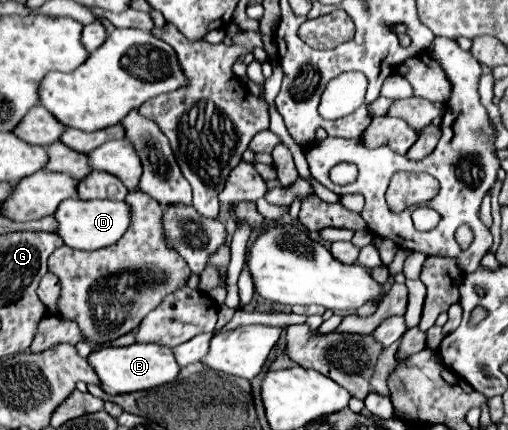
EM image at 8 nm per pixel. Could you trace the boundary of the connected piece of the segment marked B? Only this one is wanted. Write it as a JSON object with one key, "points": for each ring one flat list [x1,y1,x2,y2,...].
{"points":[[132,344,126,348,104,348,100,352,90,354,88,362,96,370,102,382,100,384,102,390,112,396,162,386,166,382,172,382,180,372,180,366,174,358,172,348,166,348,162,344]]}

